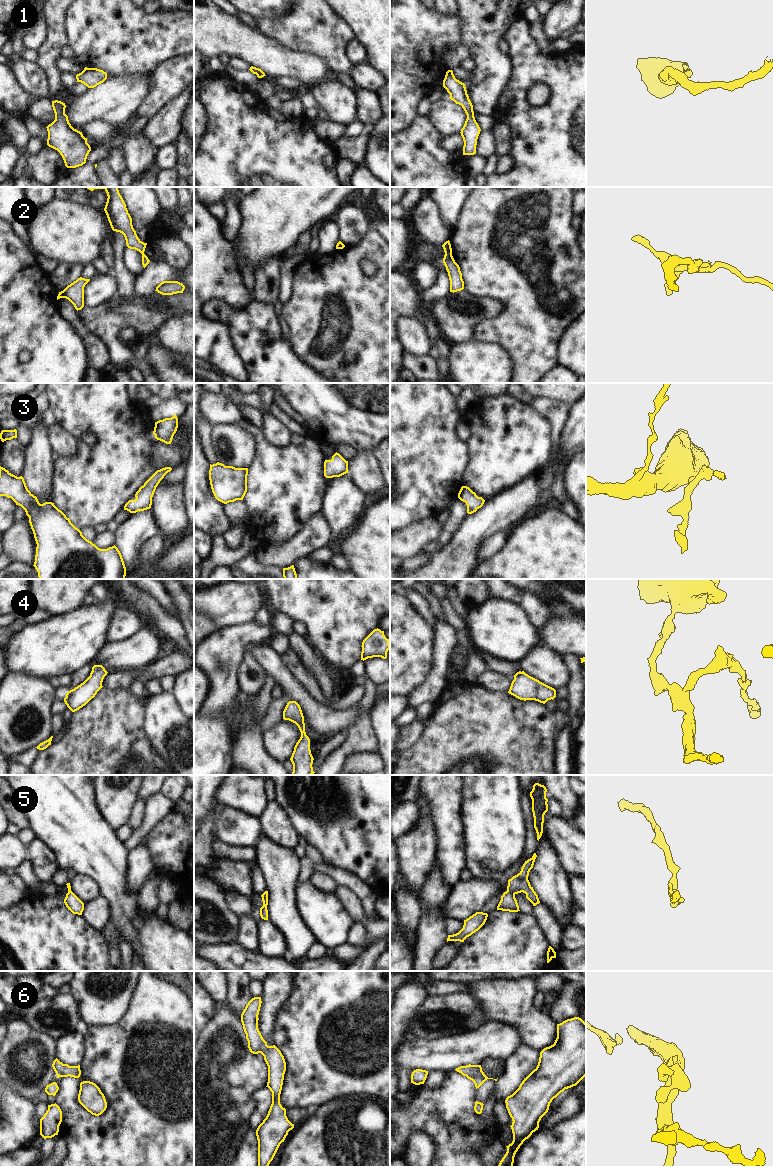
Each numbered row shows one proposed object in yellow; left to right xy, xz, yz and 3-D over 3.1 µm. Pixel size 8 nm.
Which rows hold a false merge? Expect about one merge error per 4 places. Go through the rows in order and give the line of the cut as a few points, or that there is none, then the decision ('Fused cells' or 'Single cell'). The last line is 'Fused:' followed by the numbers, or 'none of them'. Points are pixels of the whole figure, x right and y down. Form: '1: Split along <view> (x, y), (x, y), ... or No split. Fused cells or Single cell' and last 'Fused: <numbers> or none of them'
1: No split. Single cell
2: No split. Single cell
3: No split. Single cell
4: No split. Single cell
5: No split. Single cell
6: No split. Single cell
Fused: none of them

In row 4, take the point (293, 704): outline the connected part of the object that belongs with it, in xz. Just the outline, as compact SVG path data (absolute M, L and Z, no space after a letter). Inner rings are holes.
M289 701L283 711L283 719L295 723L300 732L301 737L294 747L294 751L290 758L293 764L293 772L291 775L313 775L313 756L310 750L310 739L305 732L304 716L300 705L296 701Z

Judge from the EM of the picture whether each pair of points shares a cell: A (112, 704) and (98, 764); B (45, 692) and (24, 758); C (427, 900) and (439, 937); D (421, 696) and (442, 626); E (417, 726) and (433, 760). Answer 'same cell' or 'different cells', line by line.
A: same cell
B: different cells
C: same cell
D: same cell
E: different cells

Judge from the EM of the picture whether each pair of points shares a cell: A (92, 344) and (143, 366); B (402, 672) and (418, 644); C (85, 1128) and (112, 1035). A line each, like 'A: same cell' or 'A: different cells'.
A: different cells
B: same cell
C: same cell

